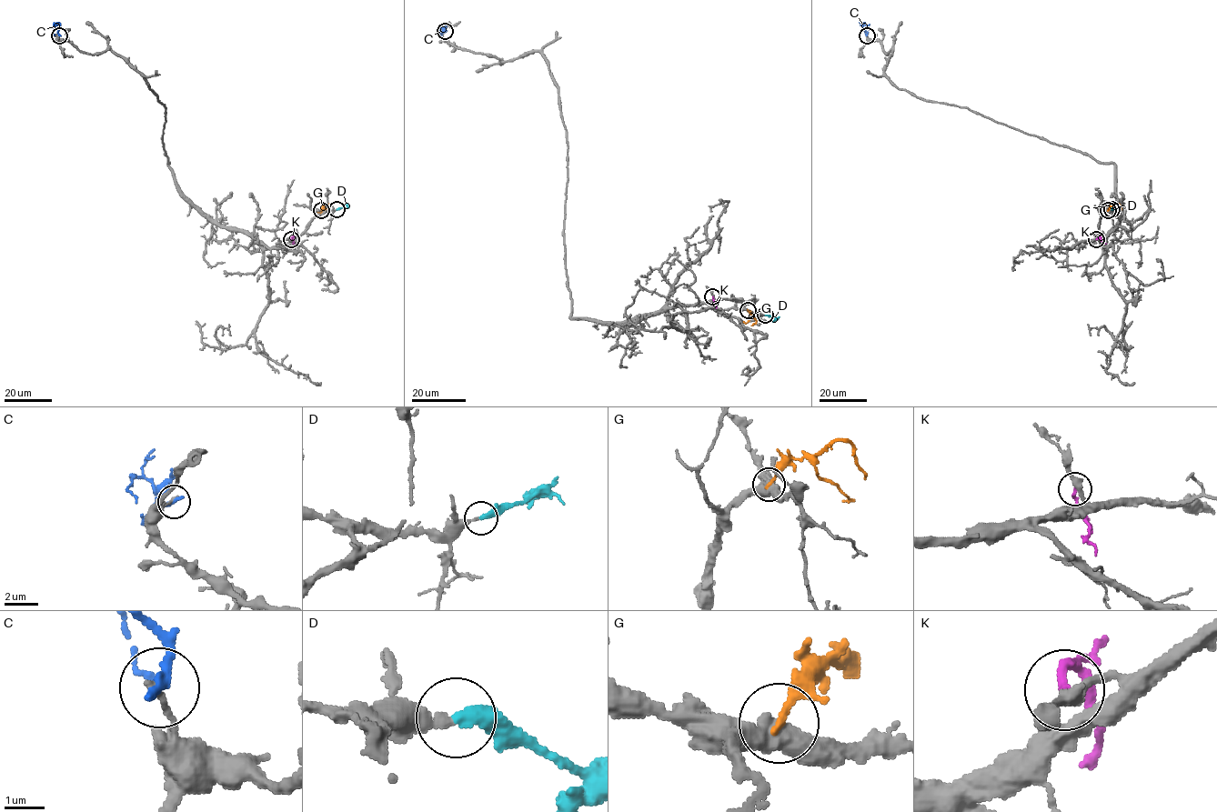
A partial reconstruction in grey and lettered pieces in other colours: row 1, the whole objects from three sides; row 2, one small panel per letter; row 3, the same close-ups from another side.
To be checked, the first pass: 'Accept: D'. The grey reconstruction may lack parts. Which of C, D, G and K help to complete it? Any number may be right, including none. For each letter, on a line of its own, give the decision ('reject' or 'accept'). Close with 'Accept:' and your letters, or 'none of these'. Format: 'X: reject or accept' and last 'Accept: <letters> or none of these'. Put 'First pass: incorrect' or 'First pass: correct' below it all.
C: reject
D: accept
G: reject
K: reject
Accept: D
First pass: correct

